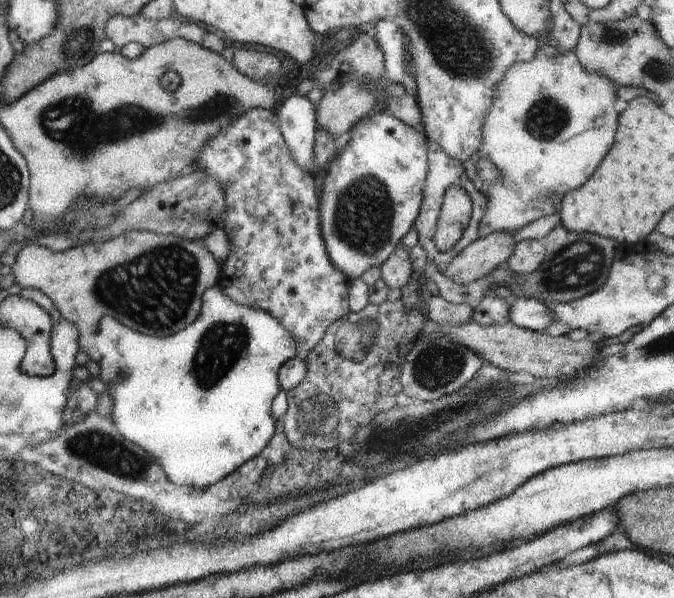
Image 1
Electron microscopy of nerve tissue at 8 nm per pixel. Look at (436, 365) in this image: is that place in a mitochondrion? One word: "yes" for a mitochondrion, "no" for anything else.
yes

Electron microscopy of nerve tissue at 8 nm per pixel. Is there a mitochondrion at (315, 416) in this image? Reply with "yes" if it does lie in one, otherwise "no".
yes

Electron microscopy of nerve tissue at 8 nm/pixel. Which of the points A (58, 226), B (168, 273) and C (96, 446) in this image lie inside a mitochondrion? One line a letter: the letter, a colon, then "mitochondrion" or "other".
A: other
B: mitochondrion
C: mitochondrion

